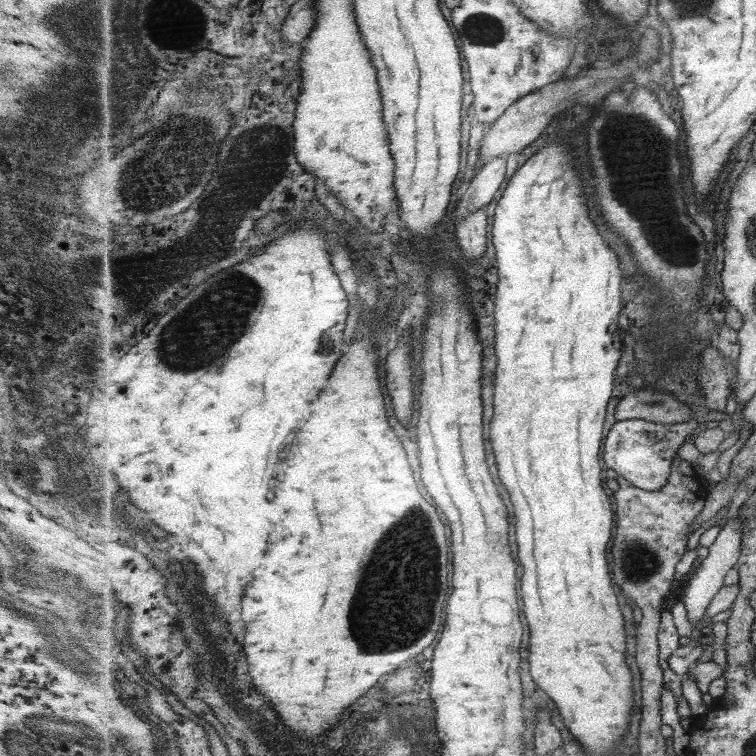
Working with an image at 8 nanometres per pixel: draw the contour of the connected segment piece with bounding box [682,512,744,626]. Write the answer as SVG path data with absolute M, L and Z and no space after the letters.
M739 512L737 517L729 520L726 525L722 528L720 535L717 538L717 541L710 548L710 552L707 557L702 561L701 567L696 571L696 574L692 577L688 586L682 596L683 604L685 604L685 609L687 610L687 618L690 618L689 622L691 624L697 624L701 622L703 618L706 617L706 612L708 606L711 604L711 601L717 593L726 585L726 578L728 572L738 564L739 558L741 557L742 552L742 541L743 541L743 531L744 531L744 520L739 517Z

